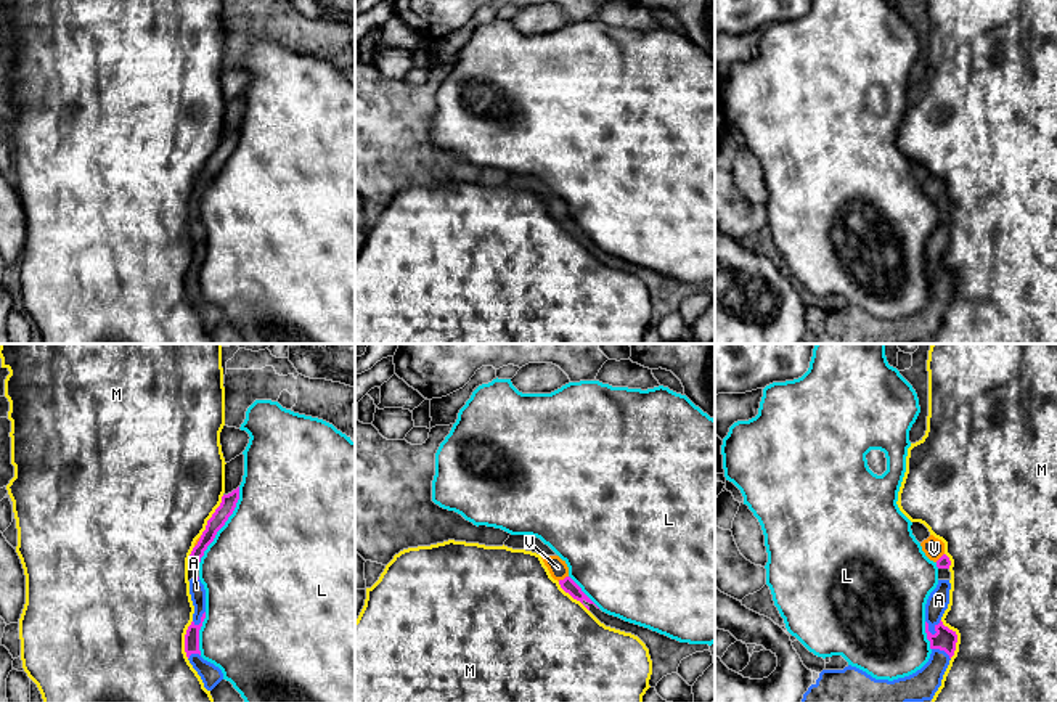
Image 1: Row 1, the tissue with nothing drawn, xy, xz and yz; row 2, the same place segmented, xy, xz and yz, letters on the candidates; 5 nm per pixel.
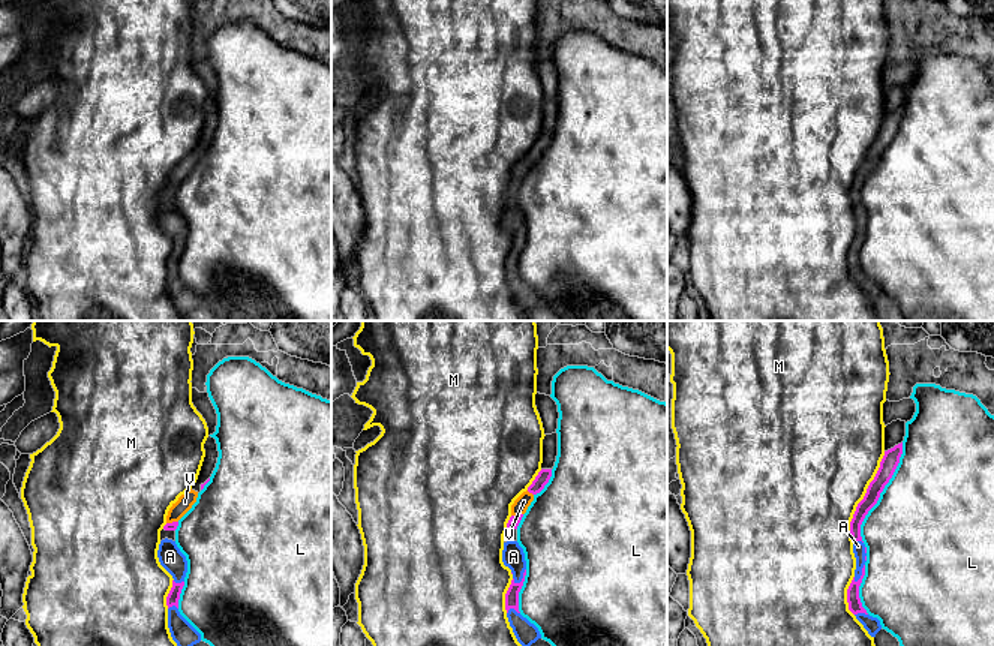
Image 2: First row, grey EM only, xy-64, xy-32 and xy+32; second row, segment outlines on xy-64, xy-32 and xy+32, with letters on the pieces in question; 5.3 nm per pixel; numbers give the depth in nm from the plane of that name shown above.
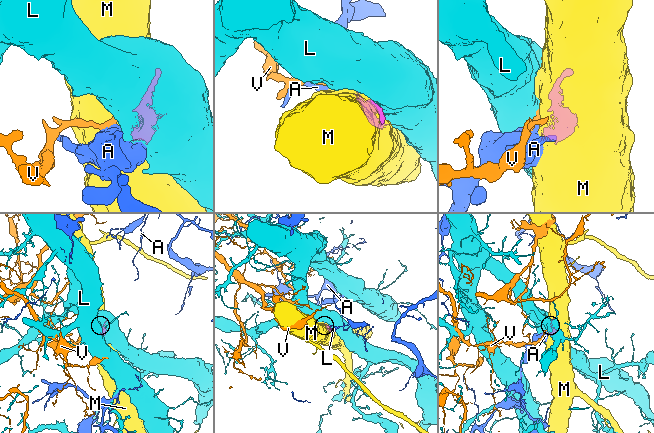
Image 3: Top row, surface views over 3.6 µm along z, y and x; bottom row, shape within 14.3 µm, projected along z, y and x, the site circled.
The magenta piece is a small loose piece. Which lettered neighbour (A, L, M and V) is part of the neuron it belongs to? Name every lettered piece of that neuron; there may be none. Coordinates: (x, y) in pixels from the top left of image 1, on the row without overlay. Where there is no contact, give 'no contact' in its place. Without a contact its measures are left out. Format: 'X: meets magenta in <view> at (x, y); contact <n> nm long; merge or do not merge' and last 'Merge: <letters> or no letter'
A: meets magenta in yz at (935, 267); contact 100 nm long; do not merge
L: meets magenta in xy at (222, 166); contact 460 nm long; do not merge
M: meets magenta in yz at (956, 278); contact 200 nm long; do not merge
V: meets magenta in xz at (564, 219); contact 60 nm long; merge
Merge: V

